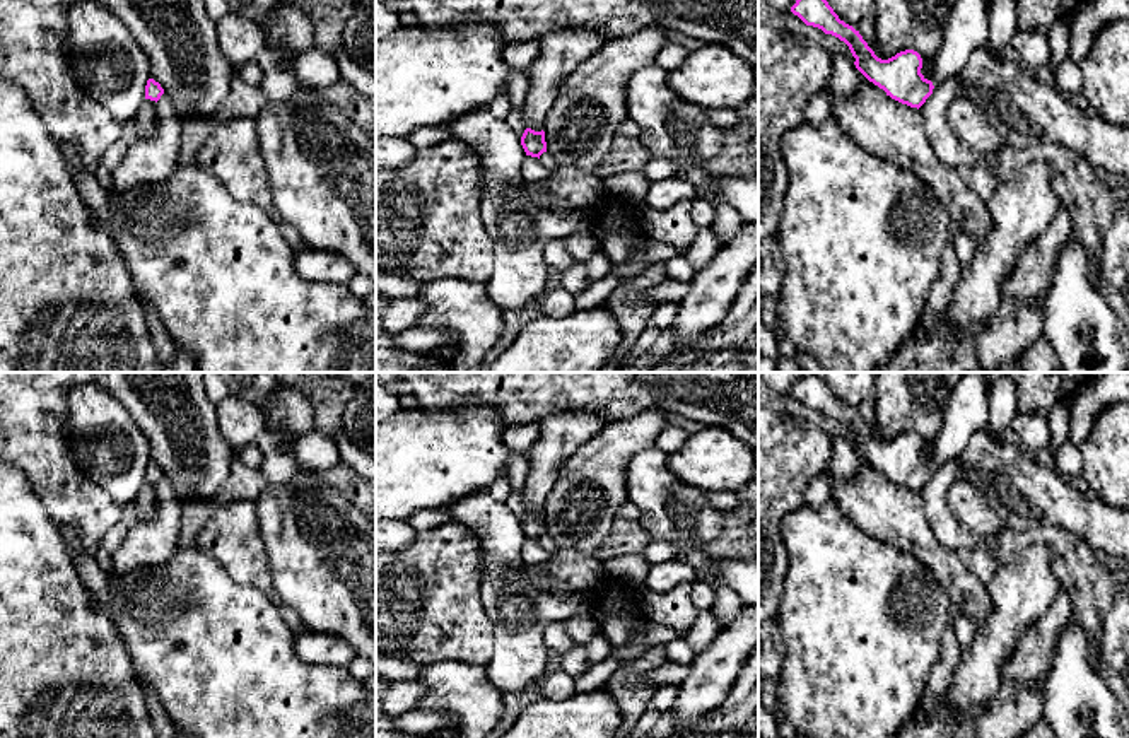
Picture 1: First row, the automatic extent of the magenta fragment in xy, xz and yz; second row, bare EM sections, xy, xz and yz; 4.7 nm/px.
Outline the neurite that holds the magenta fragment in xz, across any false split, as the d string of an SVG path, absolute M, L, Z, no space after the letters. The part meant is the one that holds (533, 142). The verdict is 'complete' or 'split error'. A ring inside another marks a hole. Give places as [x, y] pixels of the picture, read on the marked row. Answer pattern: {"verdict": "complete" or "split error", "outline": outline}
{"verdict": "complete", "outline": "M526 128L521 137L521 145L526 155L540 159L540 155L547 152L545 132L535 132L531 128Z"}

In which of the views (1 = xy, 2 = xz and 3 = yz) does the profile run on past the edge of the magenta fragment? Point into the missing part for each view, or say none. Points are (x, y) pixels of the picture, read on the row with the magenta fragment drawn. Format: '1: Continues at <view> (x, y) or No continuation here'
1: No continuation here
2: No continuation here
3: No continuation here

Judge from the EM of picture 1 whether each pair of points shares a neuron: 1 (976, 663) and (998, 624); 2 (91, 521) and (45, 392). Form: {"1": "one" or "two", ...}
{"1": "one", "2": "one"}

